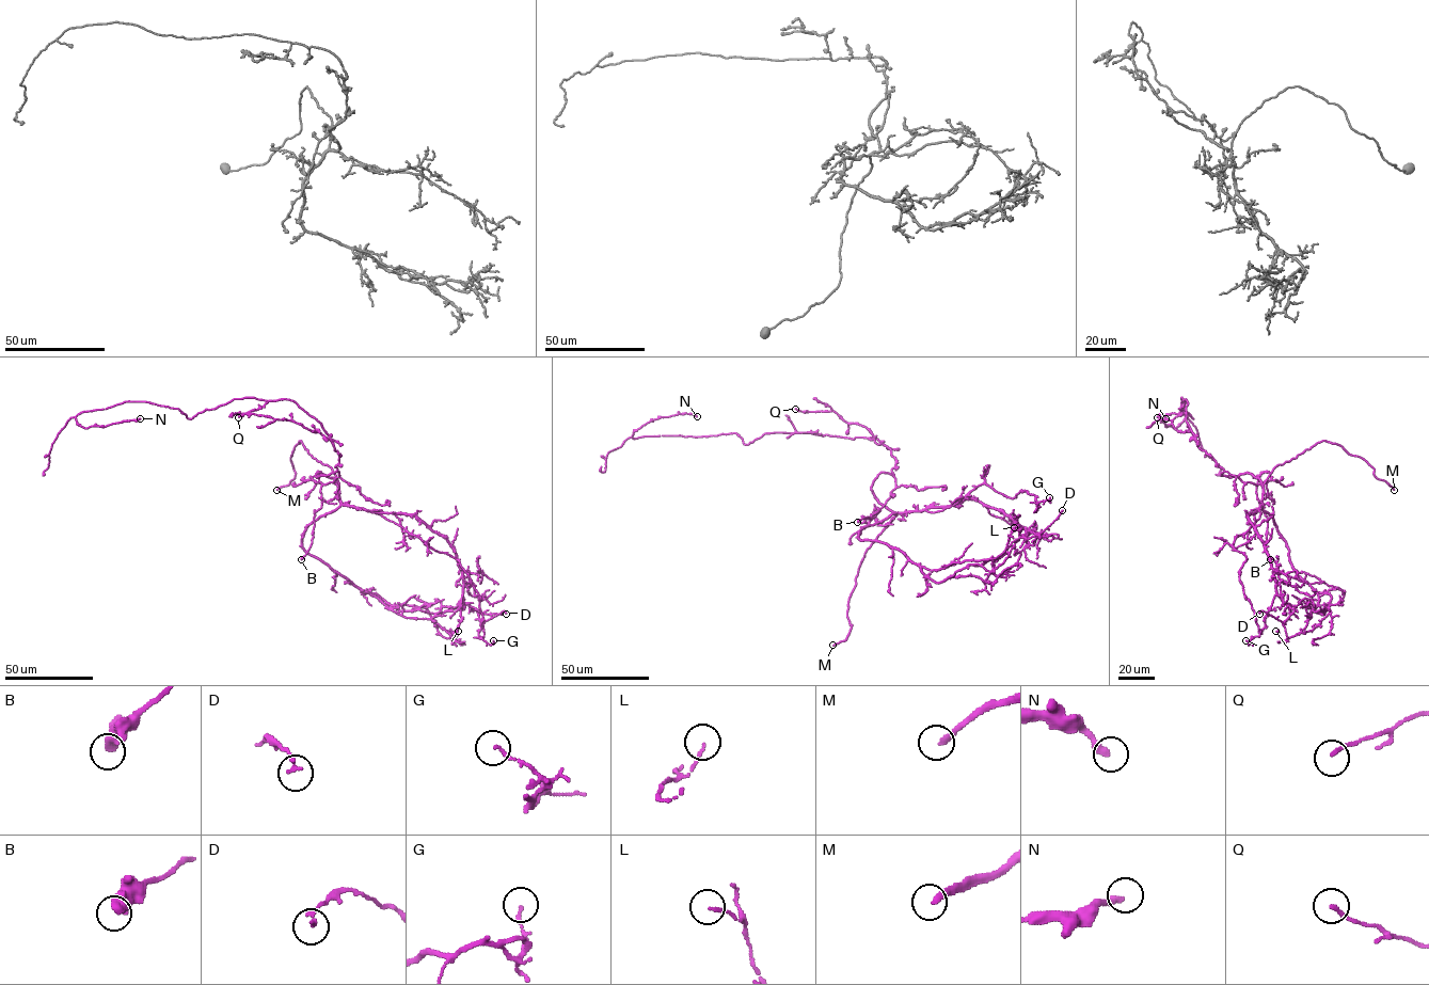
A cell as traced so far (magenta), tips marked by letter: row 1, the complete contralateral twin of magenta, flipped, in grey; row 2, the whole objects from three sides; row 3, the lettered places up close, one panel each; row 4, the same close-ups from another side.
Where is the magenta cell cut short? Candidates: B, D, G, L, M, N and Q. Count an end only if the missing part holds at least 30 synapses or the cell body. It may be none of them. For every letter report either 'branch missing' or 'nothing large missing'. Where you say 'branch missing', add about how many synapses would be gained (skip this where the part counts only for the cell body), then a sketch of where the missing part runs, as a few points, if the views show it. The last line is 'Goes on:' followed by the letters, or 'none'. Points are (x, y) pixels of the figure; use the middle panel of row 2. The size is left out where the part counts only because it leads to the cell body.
B: nothing large missing
D: nothing large missing
G: nothing large missing
L: nothing large missing
M: branch missing | (832, 645), (825, 667), (832, 676)
N: nothing large missing
Q: nothing large missing
Goes on: M

